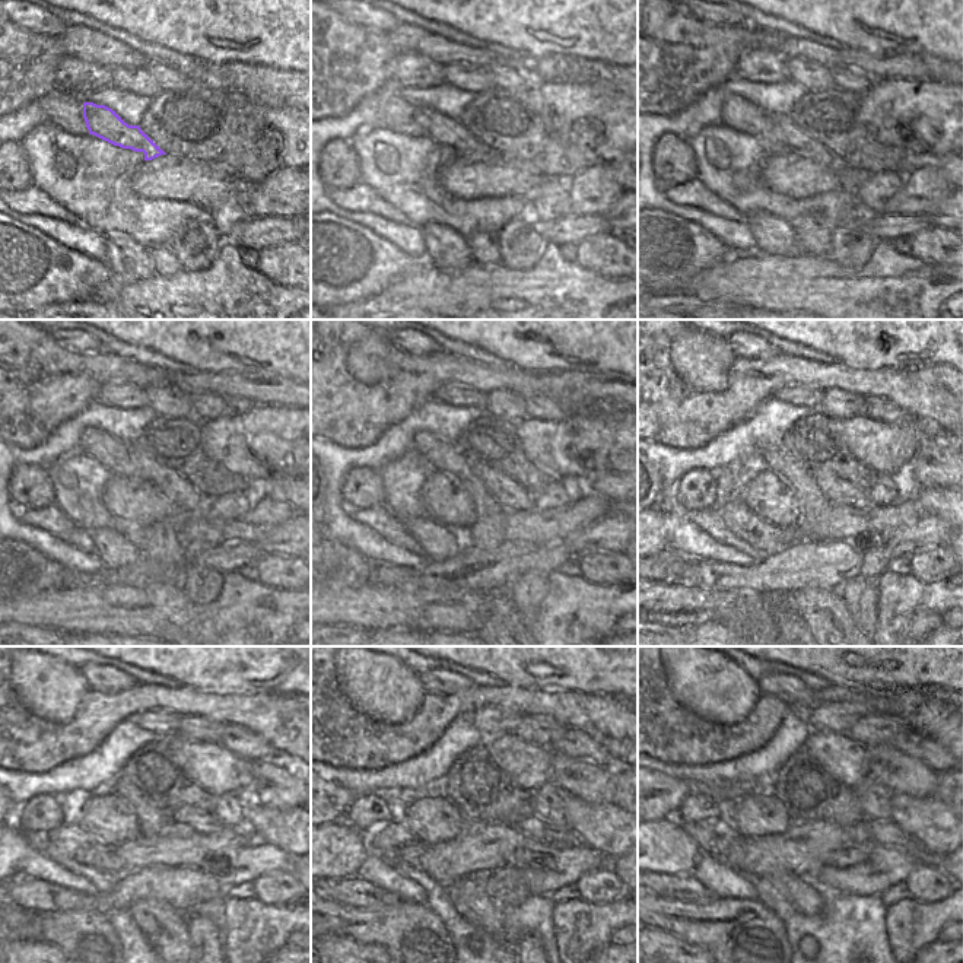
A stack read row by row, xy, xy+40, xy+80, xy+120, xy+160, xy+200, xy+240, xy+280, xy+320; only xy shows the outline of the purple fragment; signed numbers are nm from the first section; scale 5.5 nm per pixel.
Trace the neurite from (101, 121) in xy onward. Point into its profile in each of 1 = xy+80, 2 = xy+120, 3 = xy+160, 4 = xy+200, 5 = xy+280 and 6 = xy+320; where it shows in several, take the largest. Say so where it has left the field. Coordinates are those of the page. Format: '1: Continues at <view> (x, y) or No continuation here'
1: Continues at xy+80 (784, 132)
2: Continues at xy+120 (184, 496)
3: Continues at xy+160 (512, 496)
4: Continues at xy+200 (836, 490)
5: Continues at xy+280 (533, 825)
6: Continues at xy+320 (884, 832)

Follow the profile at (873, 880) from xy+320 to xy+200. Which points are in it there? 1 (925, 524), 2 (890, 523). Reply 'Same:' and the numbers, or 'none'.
Same: 1

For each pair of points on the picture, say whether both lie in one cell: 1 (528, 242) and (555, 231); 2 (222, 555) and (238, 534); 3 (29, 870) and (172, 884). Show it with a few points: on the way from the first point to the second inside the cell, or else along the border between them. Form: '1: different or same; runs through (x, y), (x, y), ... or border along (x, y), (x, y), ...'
1: different; border along (540, 225), (540, 231), (547, 241)
2: different; border along (254, 542), (219, 542), (199, 550)
3: different; border along (41, 880), (88, 895), (98, 893)

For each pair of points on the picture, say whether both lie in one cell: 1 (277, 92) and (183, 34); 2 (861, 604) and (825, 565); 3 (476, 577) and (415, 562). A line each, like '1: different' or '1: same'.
1: different
2: different
3: different

